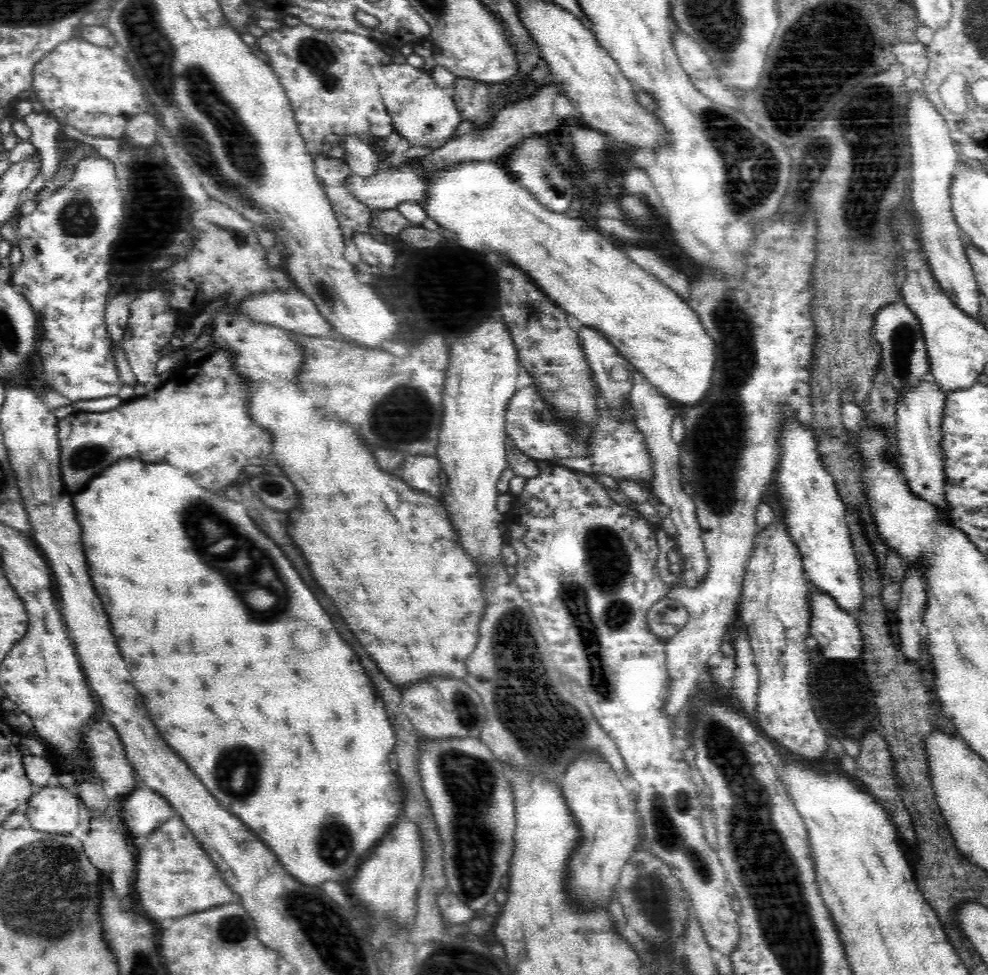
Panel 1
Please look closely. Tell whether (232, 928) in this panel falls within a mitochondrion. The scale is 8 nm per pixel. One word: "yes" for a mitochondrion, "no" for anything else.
yes

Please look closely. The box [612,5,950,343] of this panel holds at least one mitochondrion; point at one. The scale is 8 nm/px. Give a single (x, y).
(867, 126)

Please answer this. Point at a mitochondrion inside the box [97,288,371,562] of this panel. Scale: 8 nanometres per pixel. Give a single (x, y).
(271, 486)

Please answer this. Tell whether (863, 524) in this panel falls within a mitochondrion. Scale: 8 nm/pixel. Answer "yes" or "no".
no

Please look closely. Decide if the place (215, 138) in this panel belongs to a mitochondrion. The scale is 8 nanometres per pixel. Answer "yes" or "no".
yes

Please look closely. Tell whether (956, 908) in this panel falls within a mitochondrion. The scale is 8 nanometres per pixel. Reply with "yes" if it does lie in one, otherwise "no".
no

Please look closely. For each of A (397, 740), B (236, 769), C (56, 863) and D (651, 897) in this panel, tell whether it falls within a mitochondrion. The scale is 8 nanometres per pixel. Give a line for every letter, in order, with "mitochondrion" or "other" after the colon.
A: other
B: mitochondrion
C: mitochondrion
D: mitochondrion

